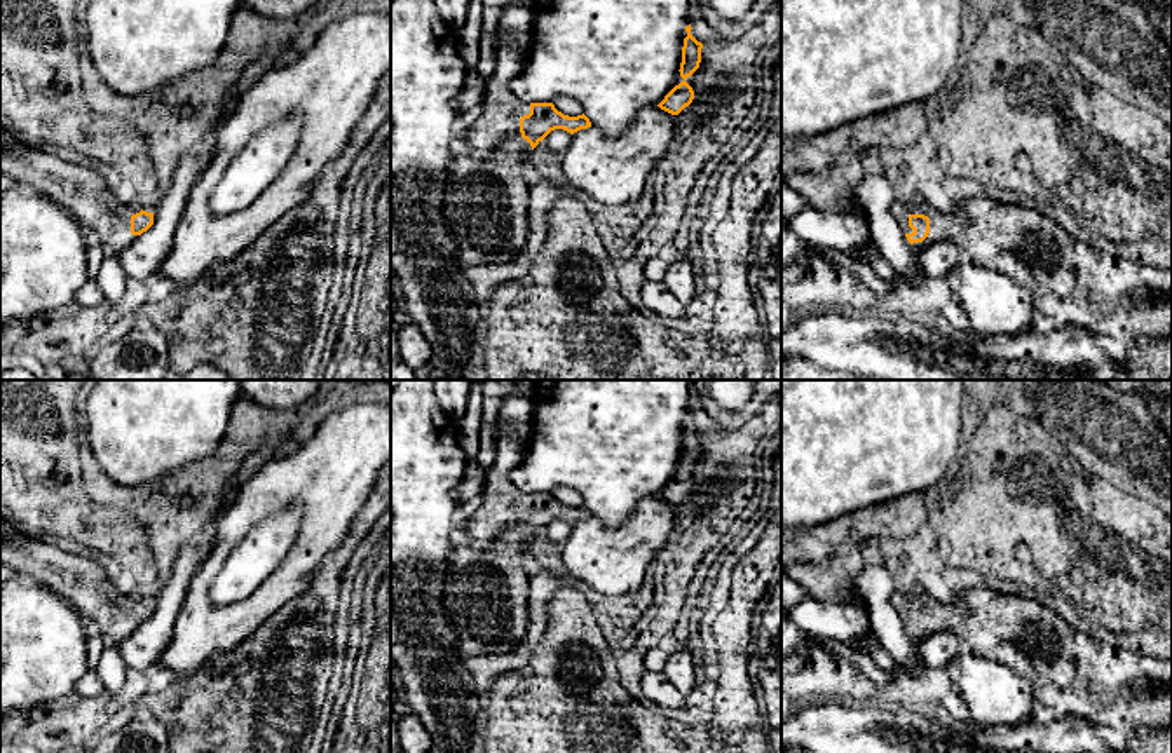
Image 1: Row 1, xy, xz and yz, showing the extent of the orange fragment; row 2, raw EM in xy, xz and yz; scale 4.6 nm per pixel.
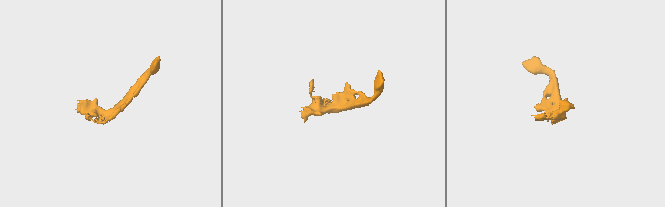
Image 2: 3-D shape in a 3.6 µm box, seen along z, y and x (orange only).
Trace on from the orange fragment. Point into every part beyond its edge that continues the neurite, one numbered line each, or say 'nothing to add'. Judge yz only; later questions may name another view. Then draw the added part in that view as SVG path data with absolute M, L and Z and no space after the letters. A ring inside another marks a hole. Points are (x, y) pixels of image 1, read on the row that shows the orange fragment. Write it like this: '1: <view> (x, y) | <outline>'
1: yz (1075, 284) | M984 195L966 199L956 204L952 211L938 211L924 202L895 202L891 213L905 234L914 232L909 227L910 214L928 216L930 234L923 242L912 244L916 249L938 241L956 244L964 258L975 265L1003 272L1024 286L1032 295L1034 310L1048 315L1057 328L1076 326L1097 336L1118 336L1125 342L1172 335L1172 270L1158 270L1156 267L1127 261L1111 253L1094 249L1067 234L1052 216Z

